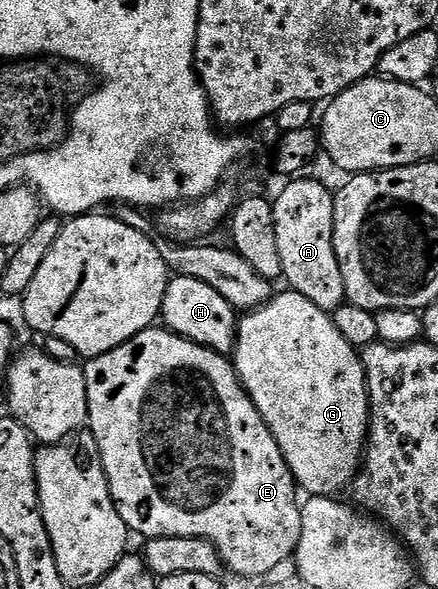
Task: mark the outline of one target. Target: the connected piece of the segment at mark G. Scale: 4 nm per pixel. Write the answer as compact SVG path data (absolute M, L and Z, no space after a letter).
M283 290L280 296L279 293L272 295L271 299L263 307L248 311L238 321L235 333L233 363L235 373L239 375L243 388L249 394L253 406L257 406L265 426L269 426L269 430L273 434L273 438L277 442L277 446L281 450L289 470L295 475L296 485L302 491L304 488L307 494L311 496L334 497L336 494L339 494L335 492L341 491L342 488L344 491L351 481L355 479L355 474L359 471L363 462L363 454L367 446L367 428L371 425L371 407L367 397L367 375L363 369L360 353L349 342L345 342L345 338L341 338L341 330L337 330L334 319L332 319L329 313L317 306L313 306L313 302L309 302L309 298L305 298L301 294L290 290Z

